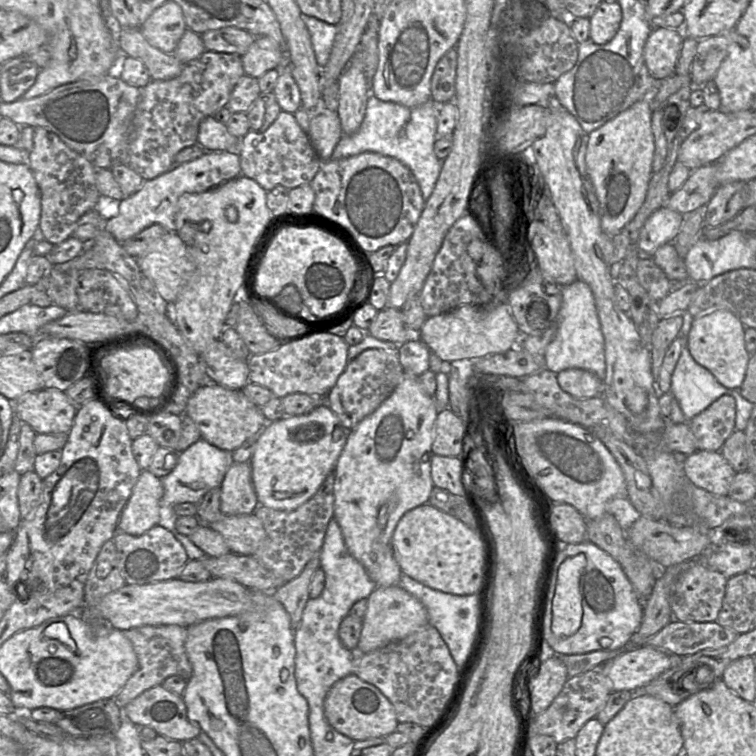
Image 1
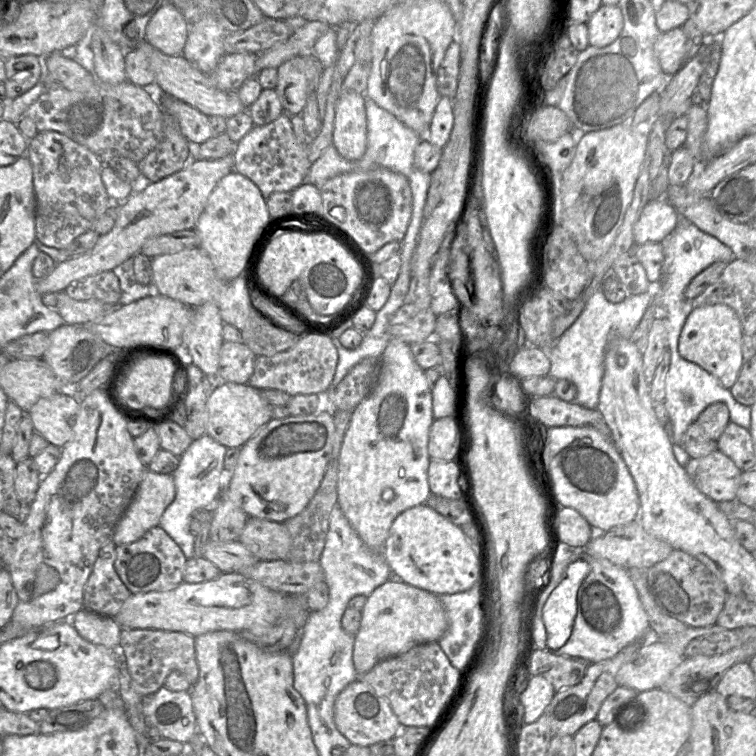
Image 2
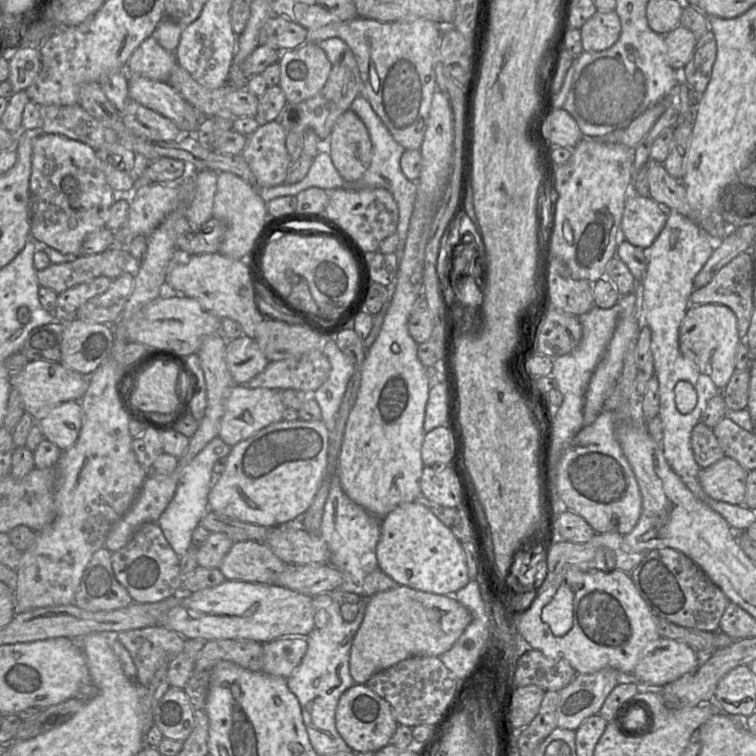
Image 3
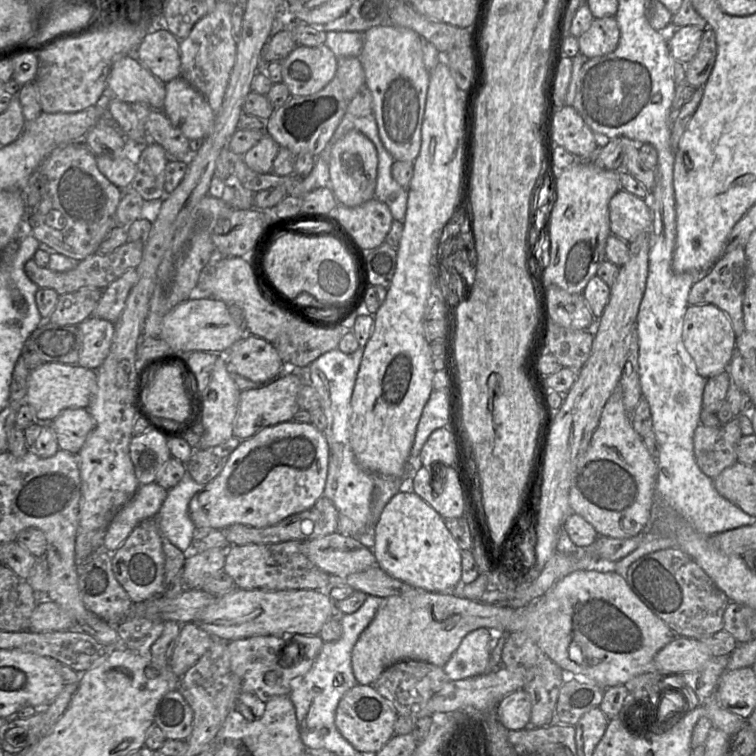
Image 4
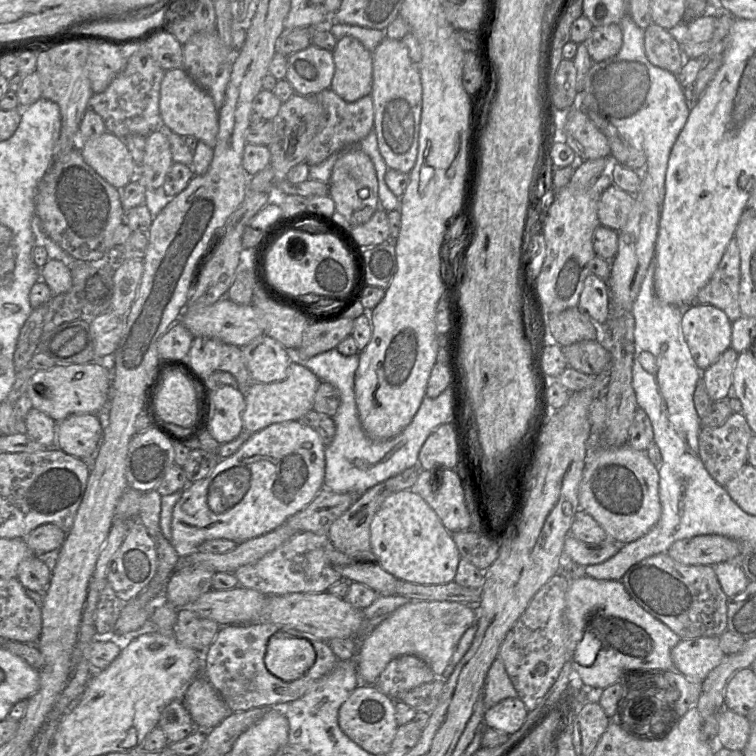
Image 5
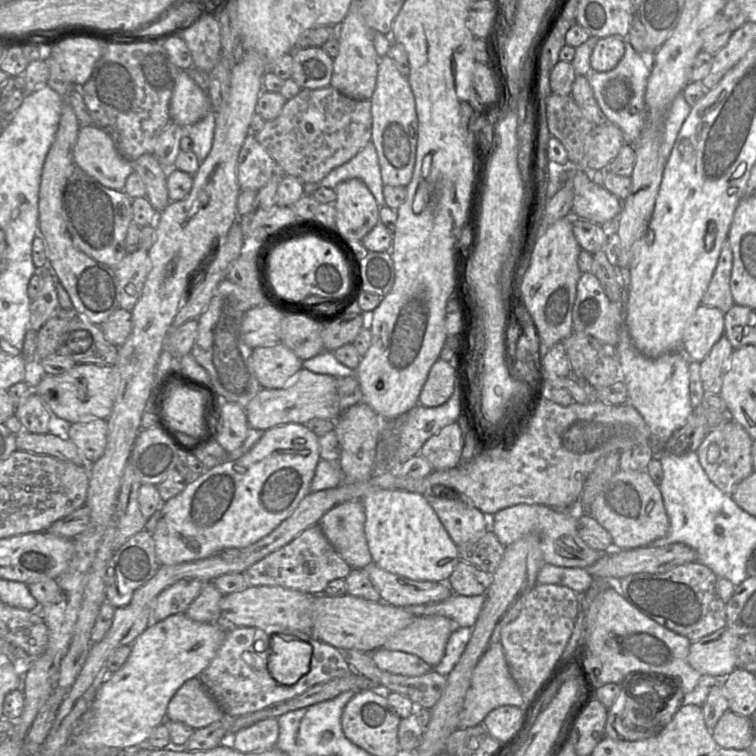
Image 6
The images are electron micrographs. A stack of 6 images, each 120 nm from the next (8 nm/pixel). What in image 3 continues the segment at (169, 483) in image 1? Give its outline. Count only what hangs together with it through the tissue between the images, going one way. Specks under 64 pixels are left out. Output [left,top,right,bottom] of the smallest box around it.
[157,438,231,557]

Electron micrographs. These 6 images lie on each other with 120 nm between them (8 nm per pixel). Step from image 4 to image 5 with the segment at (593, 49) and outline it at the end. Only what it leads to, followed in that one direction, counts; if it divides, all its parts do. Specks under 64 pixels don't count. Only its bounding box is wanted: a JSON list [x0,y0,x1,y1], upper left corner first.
[583,24,623,63]

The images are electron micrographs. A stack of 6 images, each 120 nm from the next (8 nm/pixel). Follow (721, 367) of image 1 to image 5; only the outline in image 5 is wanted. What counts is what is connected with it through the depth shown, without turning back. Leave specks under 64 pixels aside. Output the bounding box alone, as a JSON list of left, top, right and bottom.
[681,303,732,371]

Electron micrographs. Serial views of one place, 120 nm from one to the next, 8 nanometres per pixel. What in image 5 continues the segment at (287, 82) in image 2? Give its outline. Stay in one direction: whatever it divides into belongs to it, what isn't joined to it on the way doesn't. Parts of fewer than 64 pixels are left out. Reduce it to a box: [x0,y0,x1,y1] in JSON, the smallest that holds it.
[287,45,335,96]

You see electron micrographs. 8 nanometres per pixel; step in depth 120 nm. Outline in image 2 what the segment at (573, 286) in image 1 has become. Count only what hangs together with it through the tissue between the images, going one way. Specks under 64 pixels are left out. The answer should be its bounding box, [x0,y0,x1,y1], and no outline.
[547,287,653,409]

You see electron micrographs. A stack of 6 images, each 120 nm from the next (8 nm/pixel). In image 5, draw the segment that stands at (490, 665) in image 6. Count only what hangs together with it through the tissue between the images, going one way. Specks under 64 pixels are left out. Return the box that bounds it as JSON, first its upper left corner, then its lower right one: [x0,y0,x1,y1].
[483,653,518,709]

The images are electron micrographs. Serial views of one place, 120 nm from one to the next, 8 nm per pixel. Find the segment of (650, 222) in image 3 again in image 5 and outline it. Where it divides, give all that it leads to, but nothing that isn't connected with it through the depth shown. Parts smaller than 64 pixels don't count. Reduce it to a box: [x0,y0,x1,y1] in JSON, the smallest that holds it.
[597,185,634,232]

